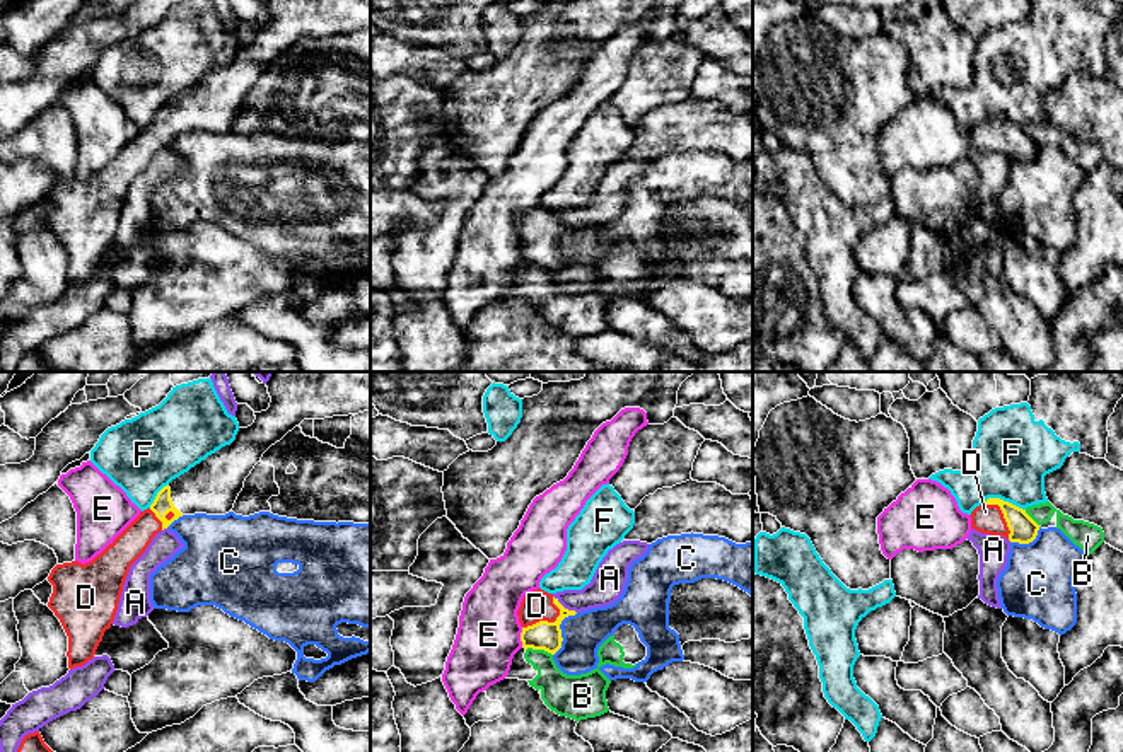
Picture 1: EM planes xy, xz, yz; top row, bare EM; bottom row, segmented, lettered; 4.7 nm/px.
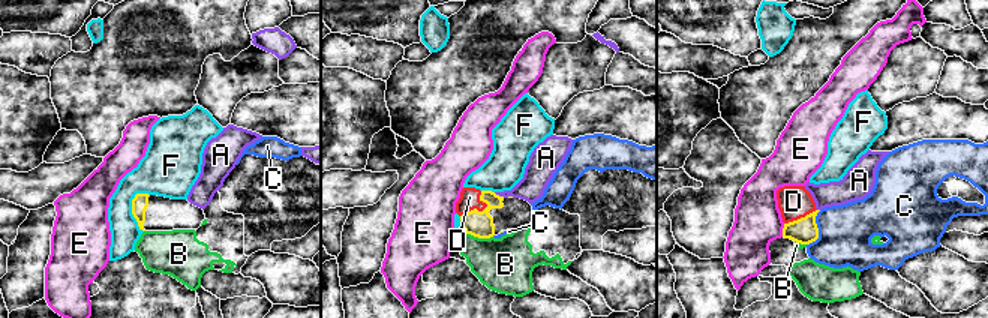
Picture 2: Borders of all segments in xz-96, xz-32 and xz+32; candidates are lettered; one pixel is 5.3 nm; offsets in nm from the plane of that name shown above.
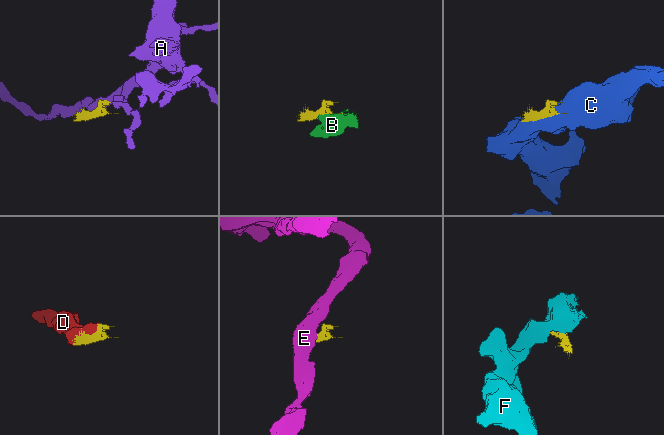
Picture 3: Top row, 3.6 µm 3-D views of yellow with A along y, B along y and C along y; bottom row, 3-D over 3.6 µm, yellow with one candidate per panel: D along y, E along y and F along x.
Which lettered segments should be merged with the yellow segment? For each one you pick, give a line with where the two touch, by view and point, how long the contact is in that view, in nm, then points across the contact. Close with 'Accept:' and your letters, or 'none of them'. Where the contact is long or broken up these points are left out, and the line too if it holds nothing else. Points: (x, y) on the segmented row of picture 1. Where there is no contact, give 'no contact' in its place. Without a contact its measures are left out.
D: contact xz (550, 623); length 220 nm
Accept: D

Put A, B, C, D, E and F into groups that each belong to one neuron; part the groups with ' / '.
A / B / C / D / E / F

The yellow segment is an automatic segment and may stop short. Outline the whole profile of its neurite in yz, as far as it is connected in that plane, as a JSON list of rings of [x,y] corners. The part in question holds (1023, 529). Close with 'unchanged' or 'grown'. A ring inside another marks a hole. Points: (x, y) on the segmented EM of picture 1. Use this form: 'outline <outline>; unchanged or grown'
outline [[[988,498],[983,505],[971,512],[971,529],[1002,535],[1010,542],[1029,544],[1036,539],[1039,525],[1026,513],[1026,510],[1004,501]]]; grown

